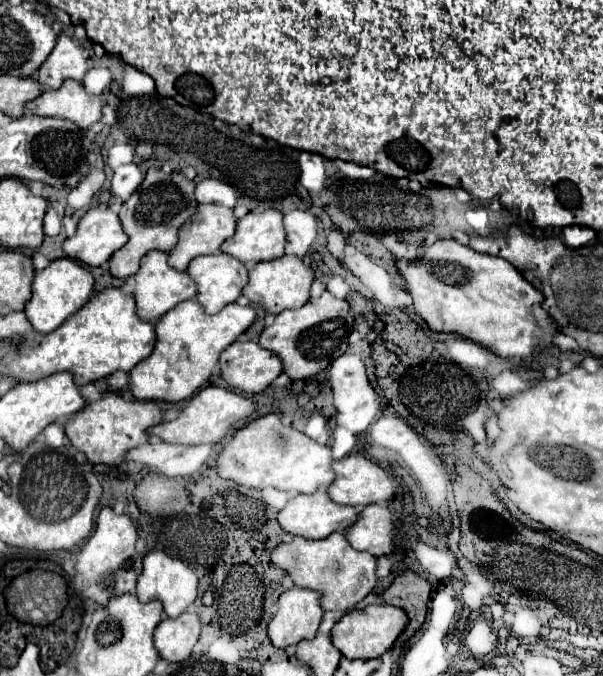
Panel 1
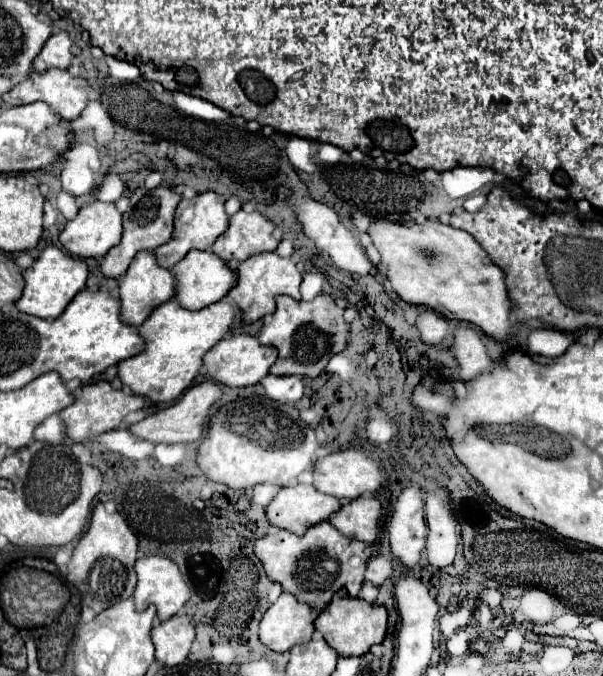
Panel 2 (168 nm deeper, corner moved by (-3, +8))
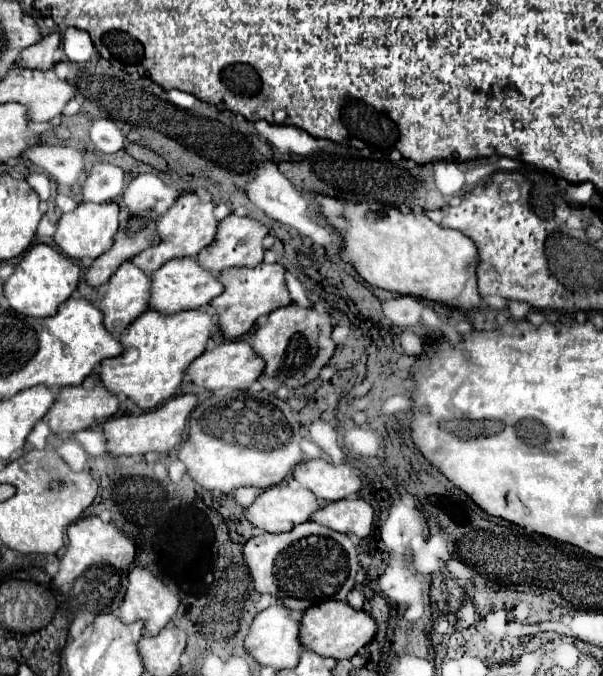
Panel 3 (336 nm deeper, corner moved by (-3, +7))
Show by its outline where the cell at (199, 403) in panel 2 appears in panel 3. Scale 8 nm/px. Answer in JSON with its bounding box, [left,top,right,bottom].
[101,394,197,456]

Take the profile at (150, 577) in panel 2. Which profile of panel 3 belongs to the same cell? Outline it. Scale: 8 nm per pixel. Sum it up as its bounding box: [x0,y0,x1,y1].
[119,566,179,636]

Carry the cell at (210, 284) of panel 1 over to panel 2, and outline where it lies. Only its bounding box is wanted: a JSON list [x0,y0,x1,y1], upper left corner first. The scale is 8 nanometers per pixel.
[173,249,237,309]

